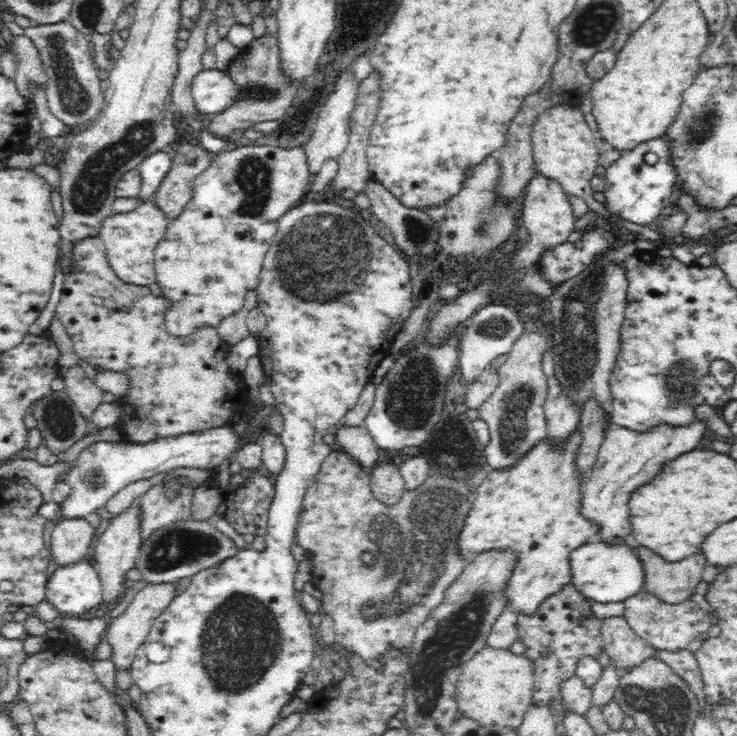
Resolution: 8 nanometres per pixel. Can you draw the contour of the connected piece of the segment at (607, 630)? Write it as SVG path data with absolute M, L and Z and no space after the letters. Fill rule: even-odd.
M622 616L602 619L599 627L606 654L621 673L633 670L644 660L656 658L656 649L640 638Z

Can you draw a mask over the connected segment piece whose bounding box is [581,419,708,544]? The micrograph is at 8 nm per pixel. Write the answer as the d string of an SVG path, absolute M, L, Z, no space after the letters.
M695 419L686 426L660 424L642 432L617 426L614 429L608 428L596 462L581 484L581 515L599 526L600 532L596 540L622 544L622 540L630 534L630 494L646 482L652 482L666 462L694 450L706 430L707 422L701 419Z

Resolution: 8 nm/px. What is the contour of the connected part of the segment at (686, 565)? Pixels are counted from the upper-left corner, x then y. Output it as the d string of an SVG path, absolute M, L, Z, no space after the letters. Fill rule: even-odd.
M638 546L636 550L644 567L642 590L670 605L688 600L695 593L696 585L702 582L704 569L710 566L701 552L679 562L667 562L644 546Z

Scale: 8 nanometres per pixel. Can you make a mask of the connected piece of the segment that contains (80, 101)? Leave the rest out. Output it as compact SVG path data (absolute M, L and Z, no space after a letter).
M69 20L24 28L24 35L31 38L38 48L43 70L48 76L49 81L44 88L51 114L69 127L94 122L104 105L105 93L101 90L98 68L91 56L93 48L86 36L76 30Z

